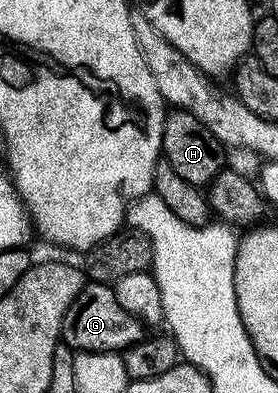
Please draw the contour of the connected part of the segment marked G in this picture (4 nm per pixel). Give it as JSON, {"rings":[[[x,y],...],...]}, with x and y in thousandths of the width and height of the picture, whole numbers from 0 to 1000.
{"rings":[[[345,718],[309,720],[291,743],[255,768],[219,832],[223,868],[266,898],[421,896],[496,875],[514,863],[511,817],[475,804],[421,763],[421,746],[396,725]]]}

